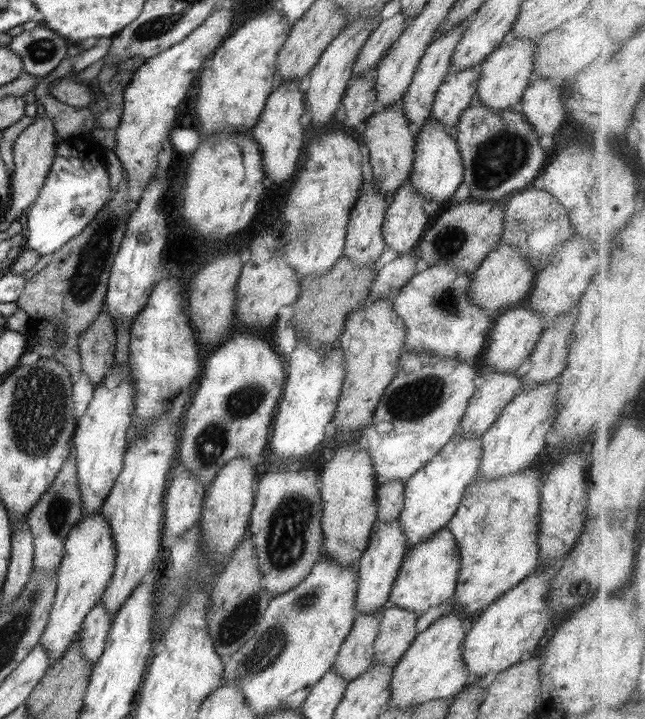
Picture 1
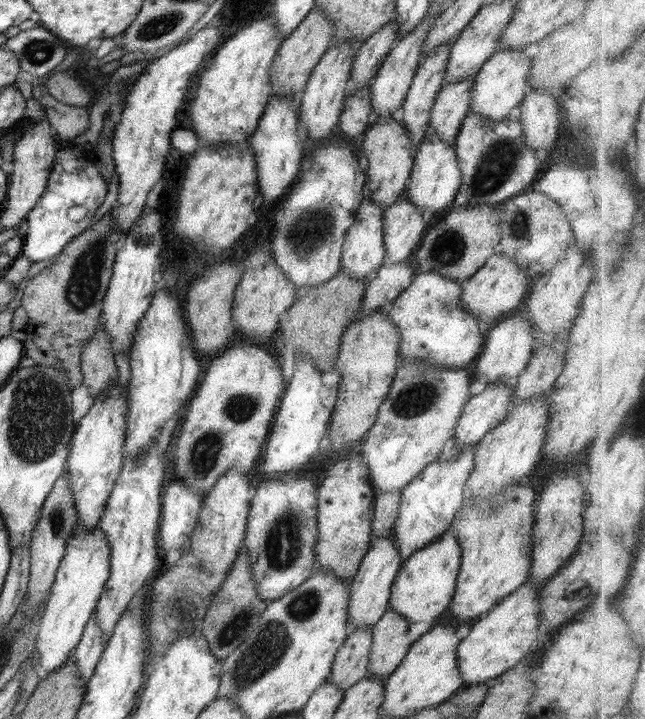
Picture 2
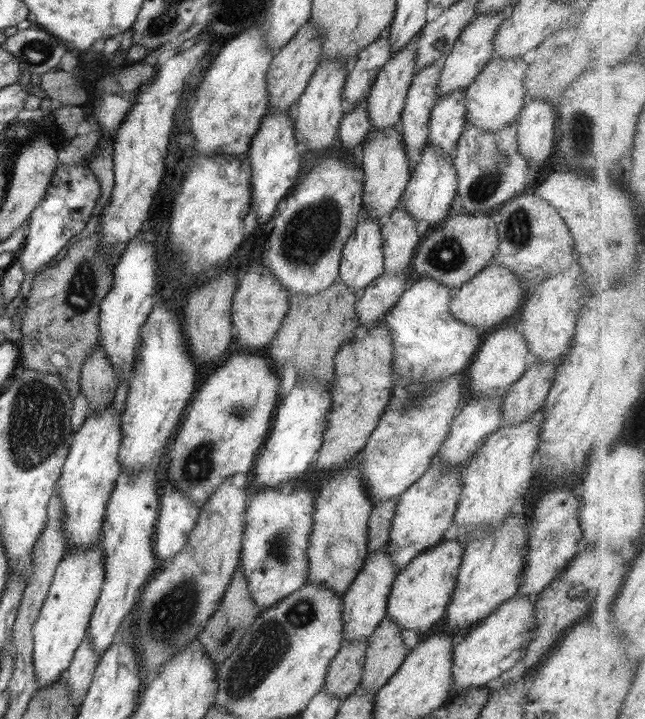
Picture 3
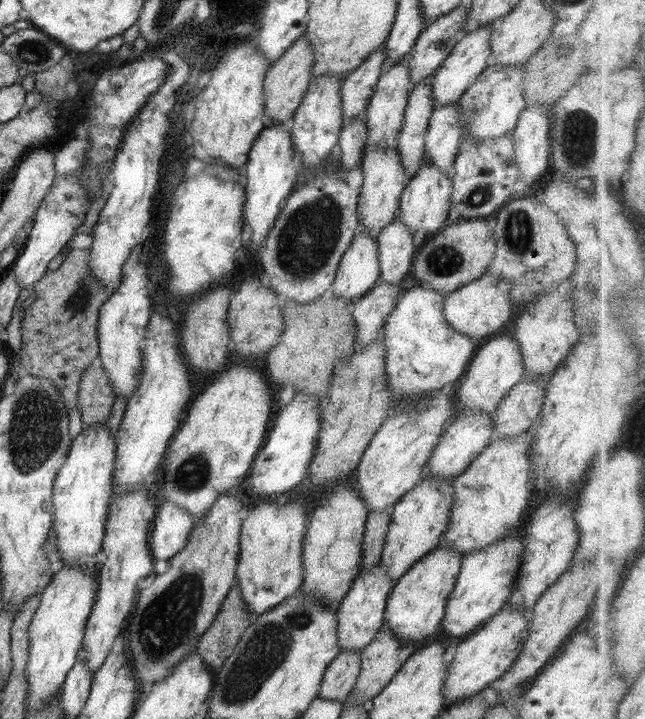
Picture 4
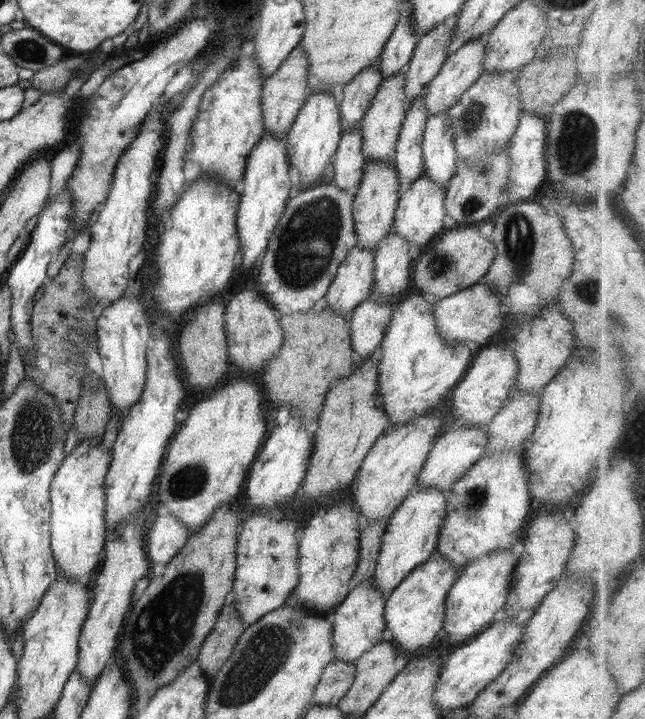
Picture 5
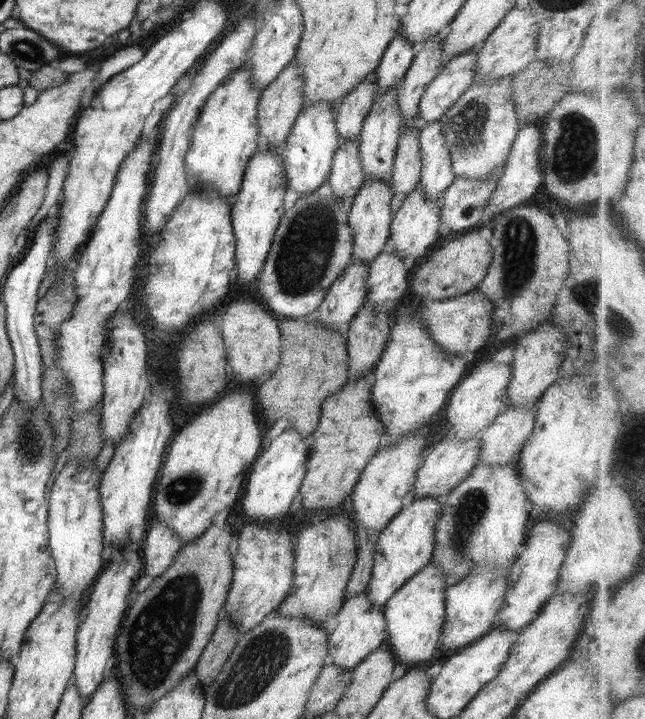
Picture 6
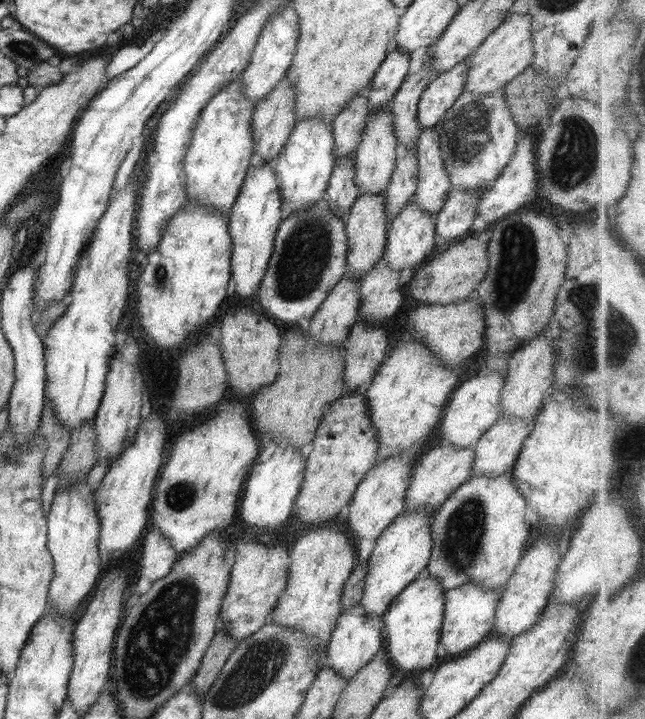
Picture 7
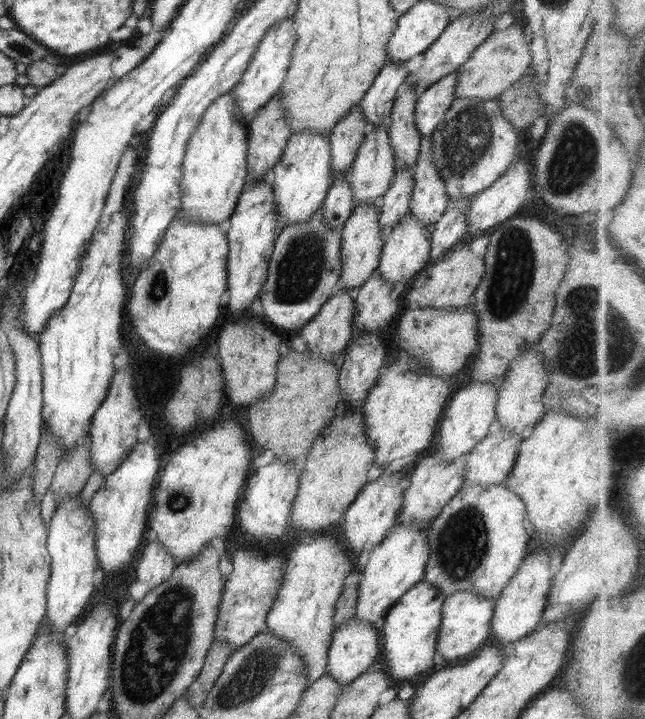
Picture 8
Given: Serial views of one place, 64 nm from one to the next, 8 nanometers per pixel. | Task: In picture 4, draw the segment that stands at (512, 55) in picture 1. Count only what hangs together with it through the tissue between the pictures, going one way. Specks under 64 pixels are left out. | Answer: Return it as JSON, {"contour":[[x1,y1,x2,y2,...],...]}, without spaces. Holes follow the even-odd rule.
{"contour":[[492,64,487,67,478,80,470,85,460,97,457,104,458,122,462,126,462,138,460,142,480,142,496,136,504,136,510,130,514,130,520,113,527,108,521,82,523,76,523,65,502,66]]}

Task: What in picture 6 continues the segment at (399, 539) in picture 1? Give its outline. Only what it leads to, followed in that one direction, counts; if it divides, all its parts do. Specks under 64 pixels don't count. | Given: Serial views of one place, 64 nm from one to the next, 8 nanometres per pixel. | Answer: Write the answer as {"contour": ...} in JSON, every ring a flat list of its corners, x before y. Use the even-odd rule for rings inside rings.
{"contour":[[367,592,348,598,340,612,333,617,333,627,328,632,329,662,344,670,353,670,368,654,386,644,386,627,383,608,372,606]]}

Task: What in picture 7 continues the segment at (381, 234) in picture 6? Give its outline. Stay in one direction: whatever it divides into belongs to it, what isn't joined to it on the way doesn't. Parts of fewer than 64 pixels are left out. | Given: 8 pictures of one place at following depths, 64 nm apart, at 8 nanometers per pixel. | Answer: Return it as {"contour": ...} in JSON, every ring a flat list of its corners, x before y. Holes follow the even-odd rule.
{"contour":[[362,194,356,198,348,214,345,216,346,232,348,234,348,253,346,253,346,272,352,278,361,280,372,270,378,260,383,258,386,250,386,233,389,228,386,198,380,194]]}

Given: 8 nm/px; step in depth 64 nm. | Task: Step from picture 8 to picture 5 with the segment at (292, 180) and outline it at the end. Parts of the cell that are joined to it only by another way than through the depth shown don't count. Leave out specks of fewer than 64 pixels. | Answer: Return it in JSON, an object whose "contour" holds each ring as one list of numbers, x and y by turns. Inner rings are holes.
{"contour":[[332,92,310,94,286,133,286,156,290,166,300,172,300,179,295,181,295,184,300,185,301,190,316,186,329,174,329,167,342,134,337,104,338,99]]}

